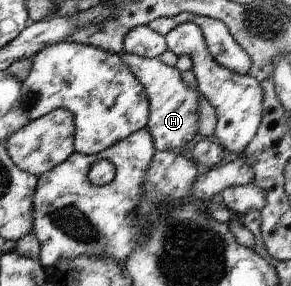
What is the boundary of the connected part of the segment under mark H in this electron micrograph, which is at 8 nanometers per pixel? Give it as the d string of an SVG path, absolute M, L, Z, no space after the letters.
M121 52L121 64L127 64L127 70L143 88L148 102L146 130L151 136L155 151L171 151L181 148L196 136L197 100L196 88L183 84L180 73L175 67L167 66L159 58L146 58Z

